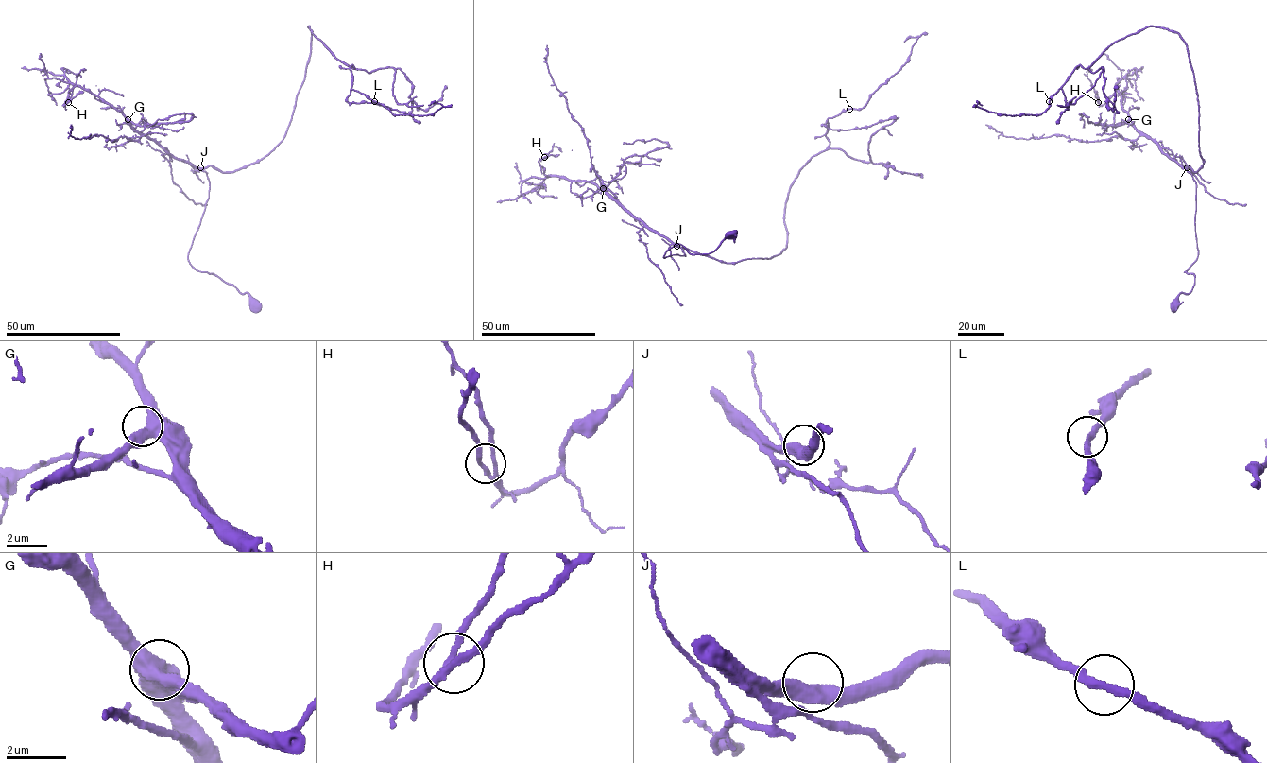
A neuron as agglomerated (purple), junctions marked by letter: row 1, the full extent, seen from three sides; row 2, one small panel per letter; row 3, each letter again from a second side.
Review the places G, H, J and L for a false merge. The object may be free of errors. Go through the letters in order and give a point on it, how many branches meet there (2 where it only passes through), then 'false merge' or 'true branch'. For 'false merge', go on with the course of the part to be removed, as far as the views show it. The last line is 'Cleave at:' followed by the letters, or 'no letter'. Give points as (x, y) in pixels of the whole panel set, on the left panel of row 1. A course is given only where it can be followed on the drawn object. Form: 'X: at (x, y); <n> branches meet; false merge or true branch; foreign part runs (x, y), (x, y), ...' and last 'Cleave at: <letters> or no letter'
G: at (128, 119); 2 branches meet; true branch
H: at (68, 102); 2 branches meet; true branch
J: at (200, 167); 2 branches meet; true branch
L: at (374, 101); 2 branches meet; true branch
Cleave at: no letter

